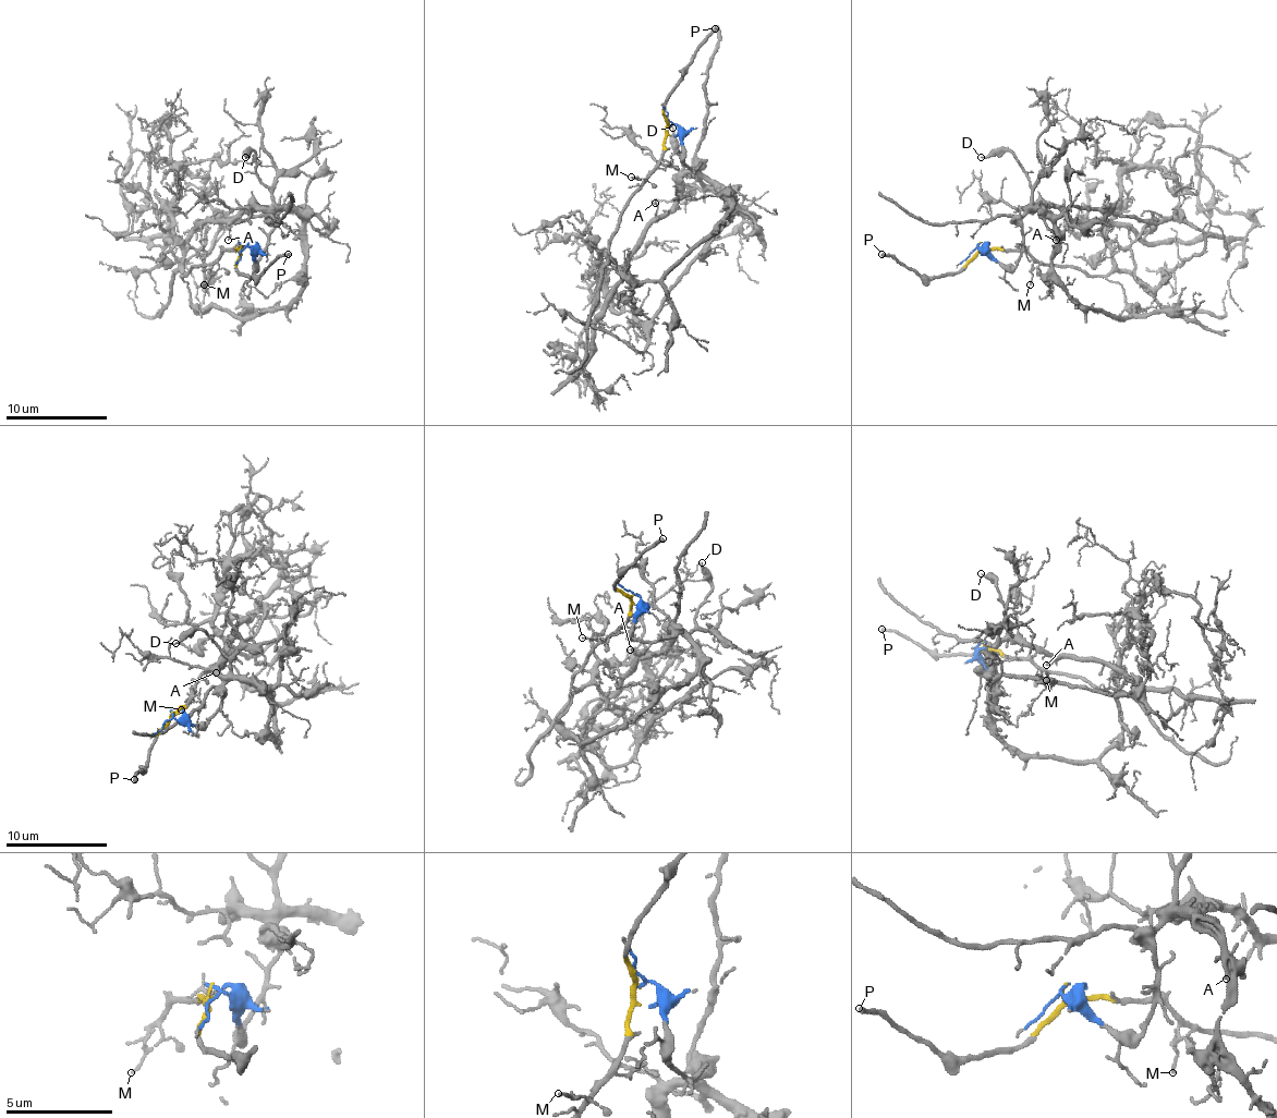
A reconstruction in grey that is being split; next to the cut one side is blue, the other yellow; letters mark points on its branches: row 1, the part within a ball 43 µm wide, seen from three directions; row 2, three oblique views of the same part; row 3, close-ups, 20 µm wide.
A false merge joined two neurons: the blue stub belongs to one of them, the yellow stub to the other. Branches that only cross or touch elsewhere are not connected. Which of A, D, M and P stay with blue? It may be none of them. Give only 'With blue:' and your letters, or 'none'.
With blue: A, D

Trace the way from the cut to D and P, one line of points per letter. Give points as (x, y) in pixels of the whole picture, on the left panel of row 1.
D: (242, 243), (253, 251), (255, 266), (272, 228), (270, 194), (255, 171), (253, 152), (245, 156)
P: (242, 243), (238, 270), (245, 276), (257, 276), (288, 253)

